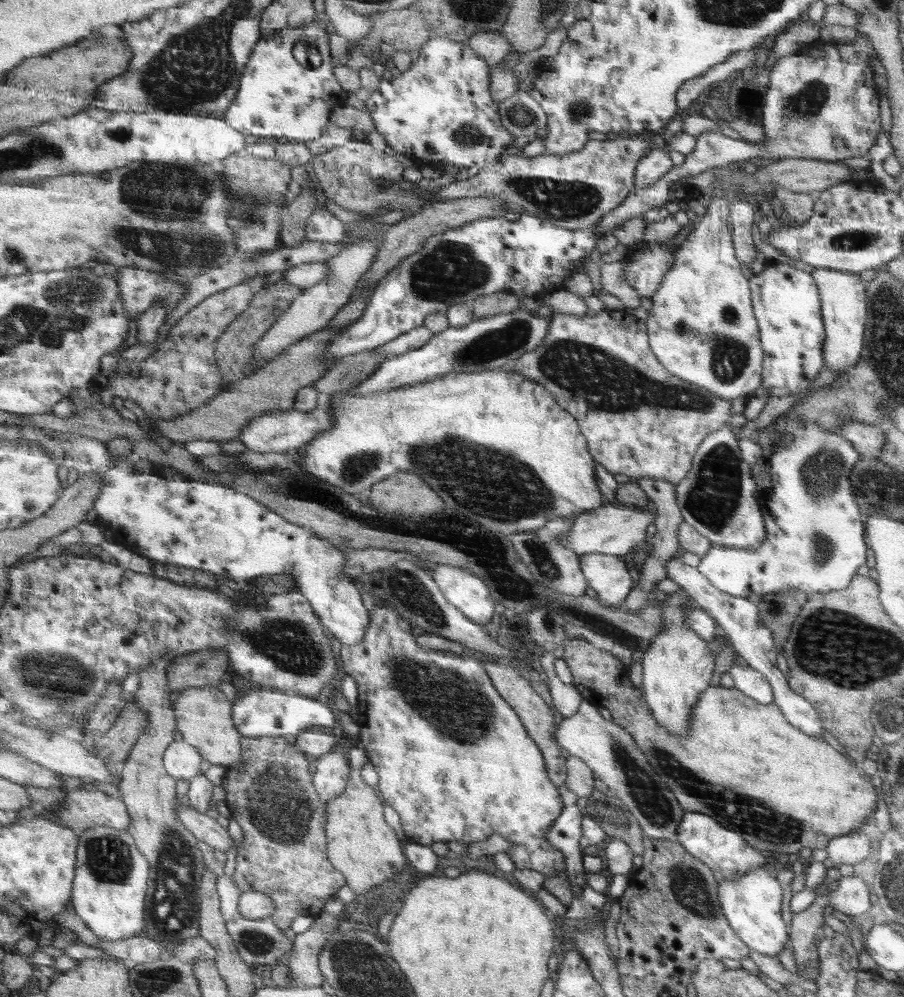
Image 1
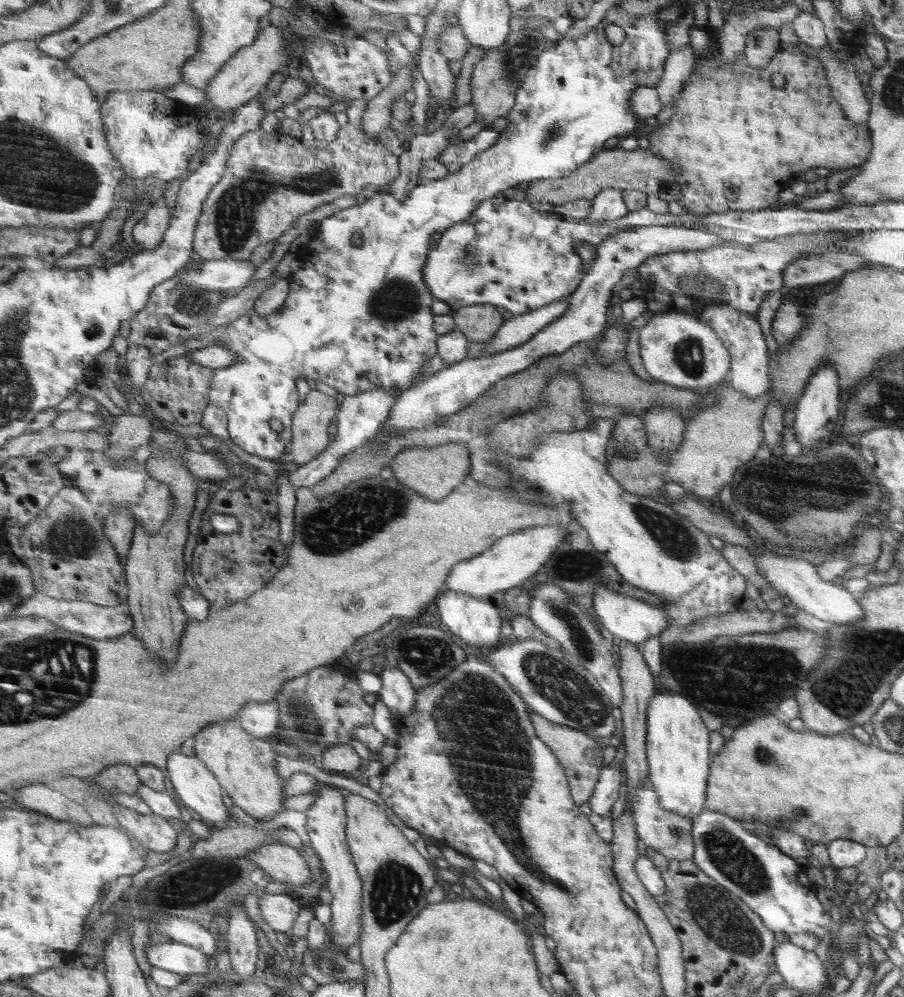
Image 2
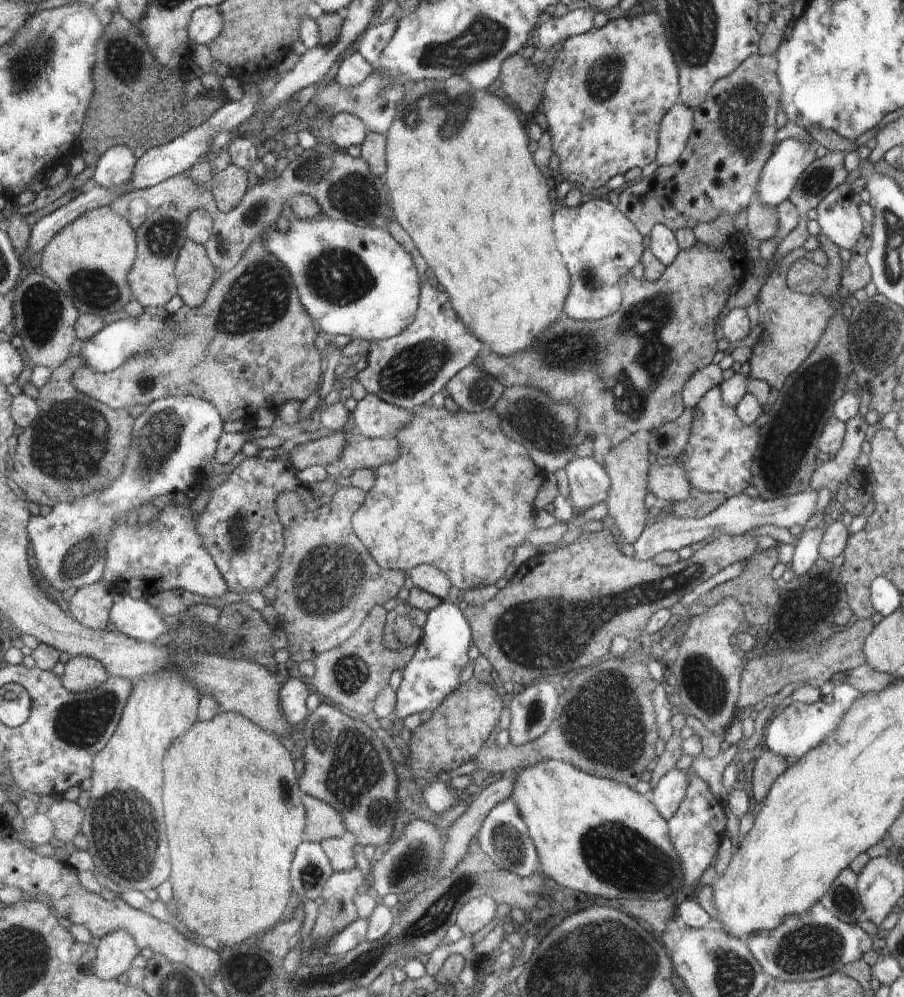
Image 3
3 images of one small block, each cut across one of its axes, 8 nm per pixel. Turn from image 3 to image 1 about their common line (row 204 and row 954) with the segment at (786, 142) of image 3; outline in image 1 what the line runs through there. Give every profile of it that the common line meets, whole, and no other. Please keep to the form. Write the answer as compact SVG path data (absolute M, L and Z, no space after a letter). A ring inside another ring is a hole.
M756 867L738 875L737 879L718 878L717 897L722 914L728 919L734 933L744 941L753 951L764 956L776 956L786 940L788 930L780 916L780 902L782 902L782 888L774 876L770 876L766 867Z

